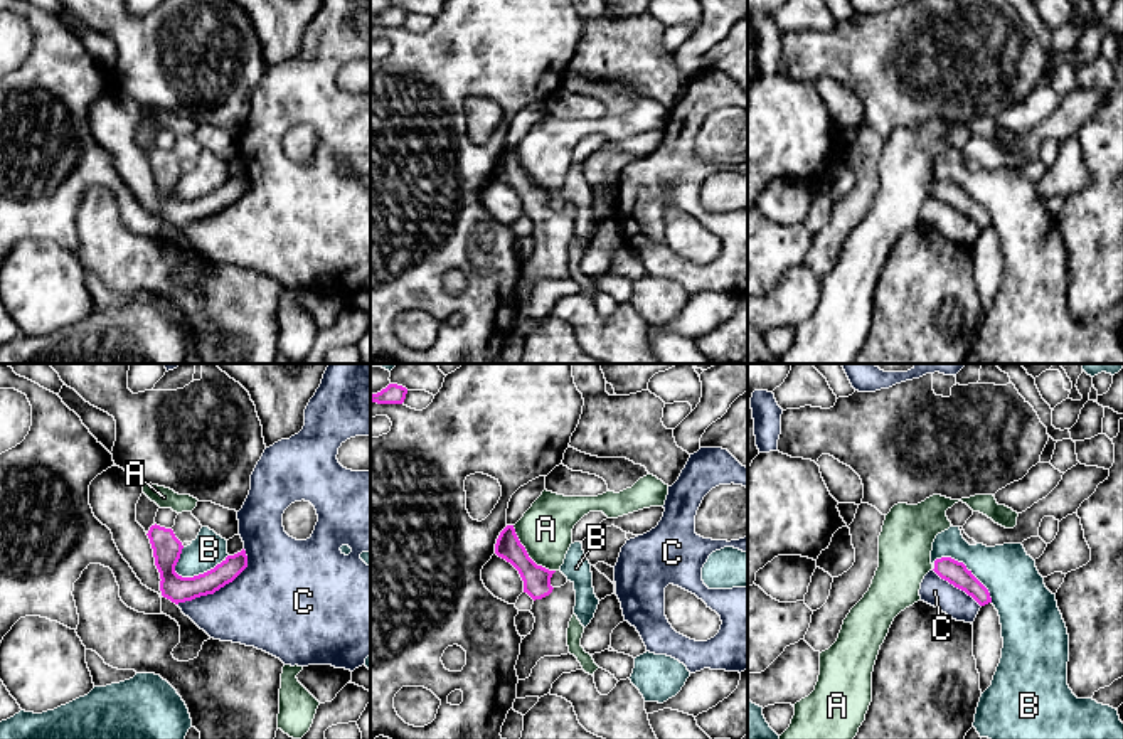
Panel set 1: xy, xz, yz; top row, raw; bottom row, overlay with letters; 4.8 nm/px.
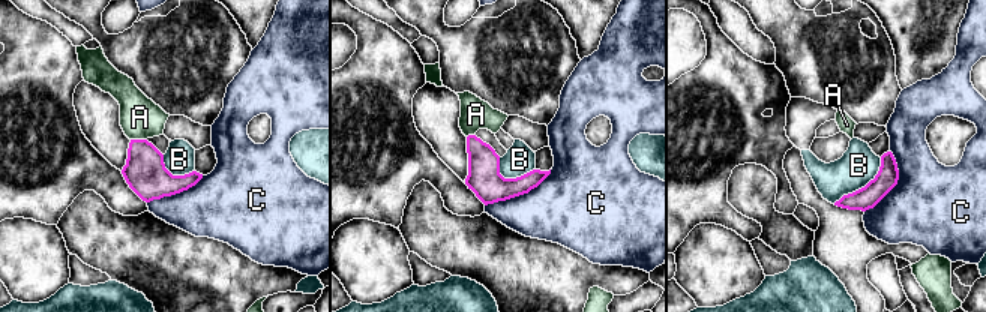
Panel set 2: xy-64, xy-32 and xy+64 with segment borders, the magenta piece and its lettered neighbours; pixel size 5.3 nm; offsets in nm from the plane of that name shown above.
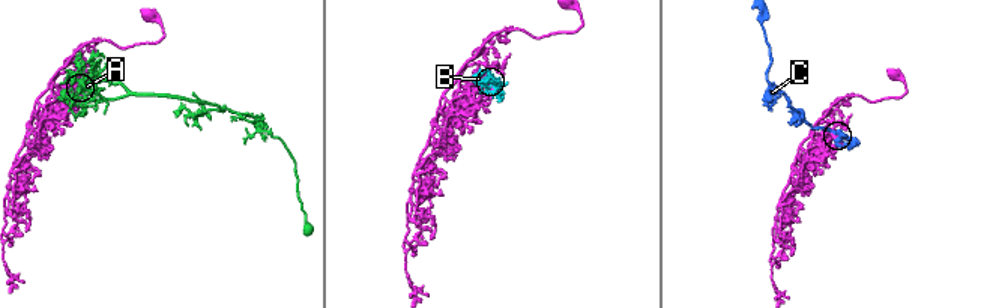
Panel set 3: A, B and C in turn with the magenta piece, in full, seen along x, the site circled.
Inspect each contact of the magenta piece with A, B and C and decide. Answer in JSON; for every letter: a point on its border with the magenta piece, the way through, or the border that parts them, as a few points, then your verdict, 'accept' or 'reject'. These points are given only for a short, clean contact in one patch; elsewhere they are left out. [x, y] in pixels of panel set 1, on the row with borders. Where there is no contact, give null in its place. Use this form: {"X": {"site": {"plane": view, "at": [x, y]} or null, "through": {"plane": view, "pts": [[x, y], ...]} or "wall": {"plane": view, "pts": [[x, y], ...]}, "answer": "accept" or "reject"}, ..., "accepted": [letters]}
{"A": {"site": {"plane": "xz", "at": [527, 554]}, "answer": "reject"}, "B": {"site": {"plane": "xy", "at": [201, 574]}, "answer": "reject"}, "C": {"site": {"plane": "xy", "at": [219, 588]}, "answer": "reject"}, "accepted": []}

